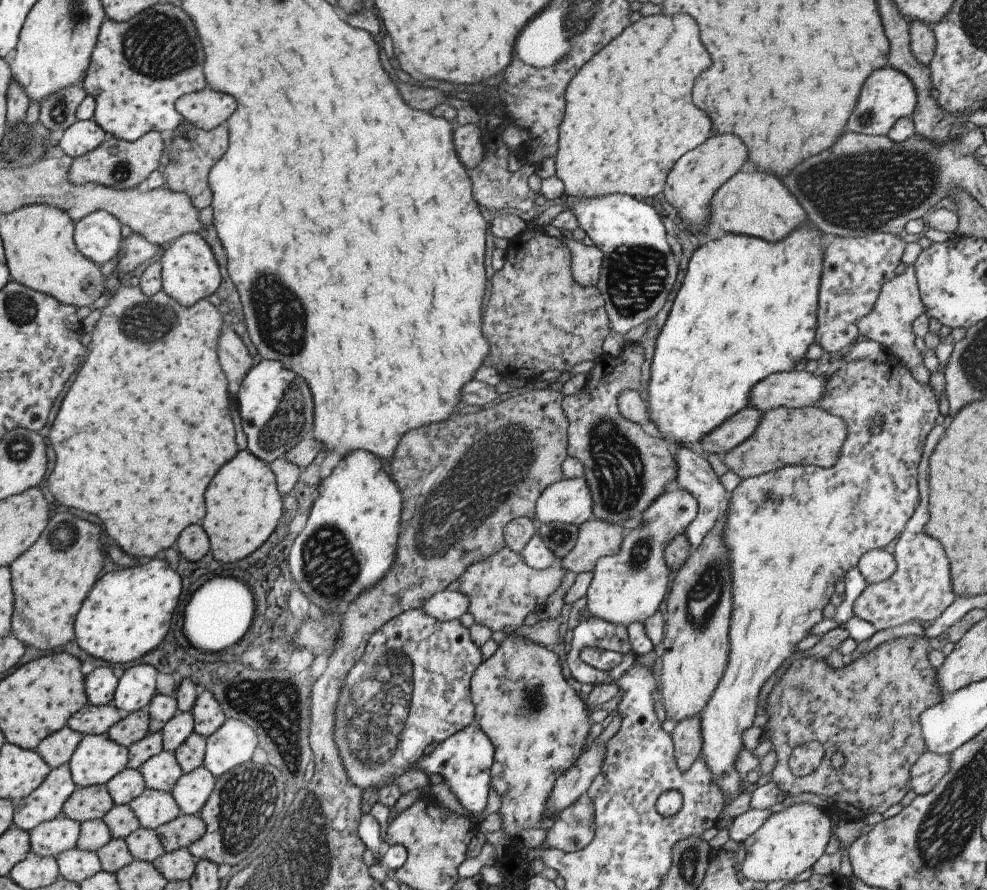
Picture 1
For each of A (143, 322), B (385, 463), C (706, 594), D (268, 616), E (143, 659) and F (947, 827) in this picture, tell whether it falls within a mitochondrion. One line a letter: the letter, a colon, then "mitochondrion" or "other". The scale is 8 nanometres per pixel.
A: mitochondrion
B: other
C: mitochondrion
D: other
E: other
F: mitochondrion

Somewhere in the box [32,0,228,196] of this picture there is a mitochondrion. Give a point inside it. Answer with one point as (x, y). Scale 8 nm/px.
(160, 46)

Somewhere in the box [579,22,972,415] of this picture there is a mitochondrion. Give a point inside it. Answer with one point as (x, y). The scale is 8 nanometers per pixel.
(866, 191)

